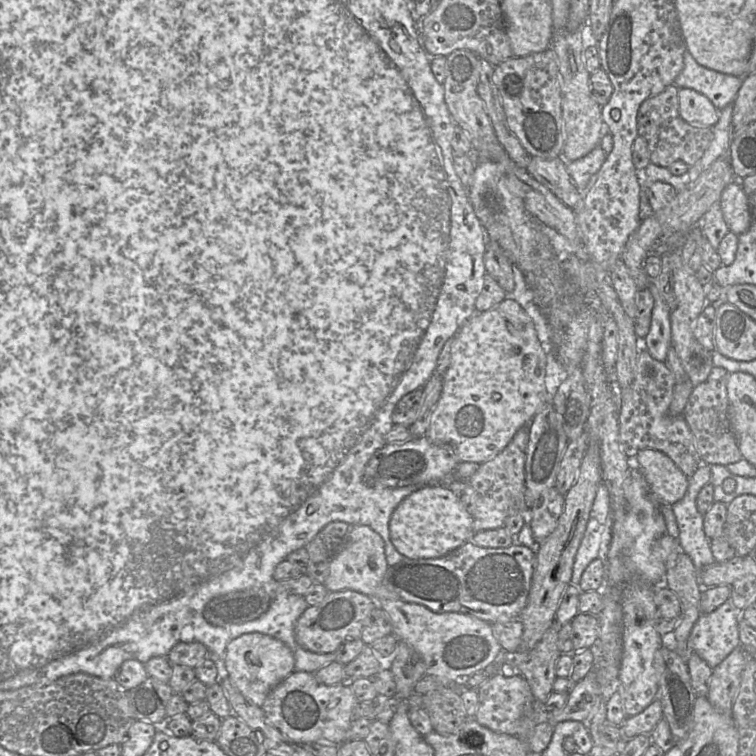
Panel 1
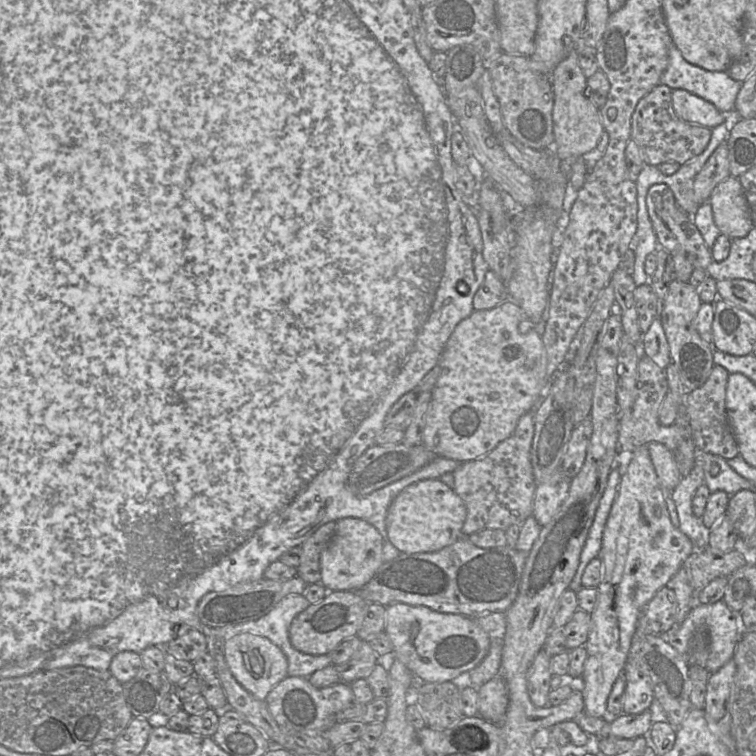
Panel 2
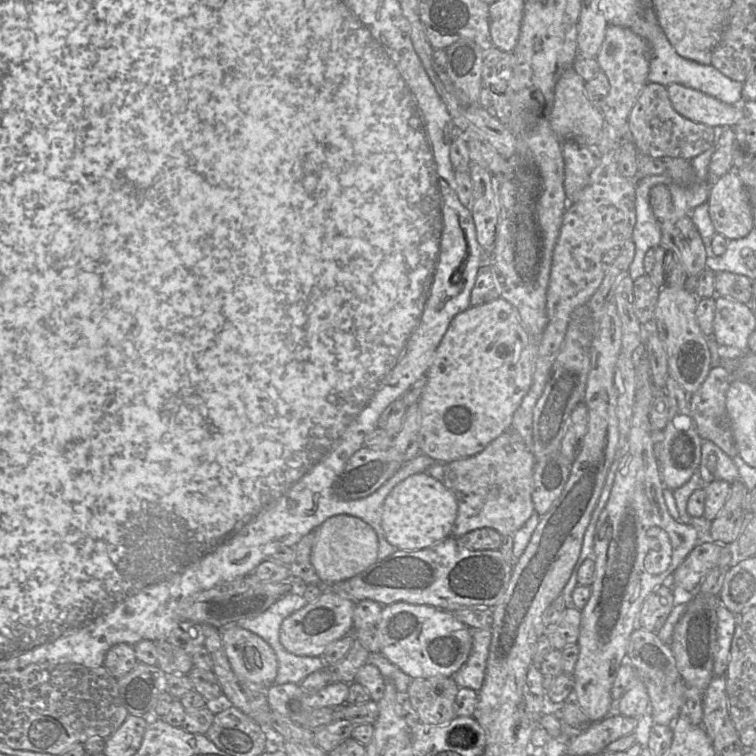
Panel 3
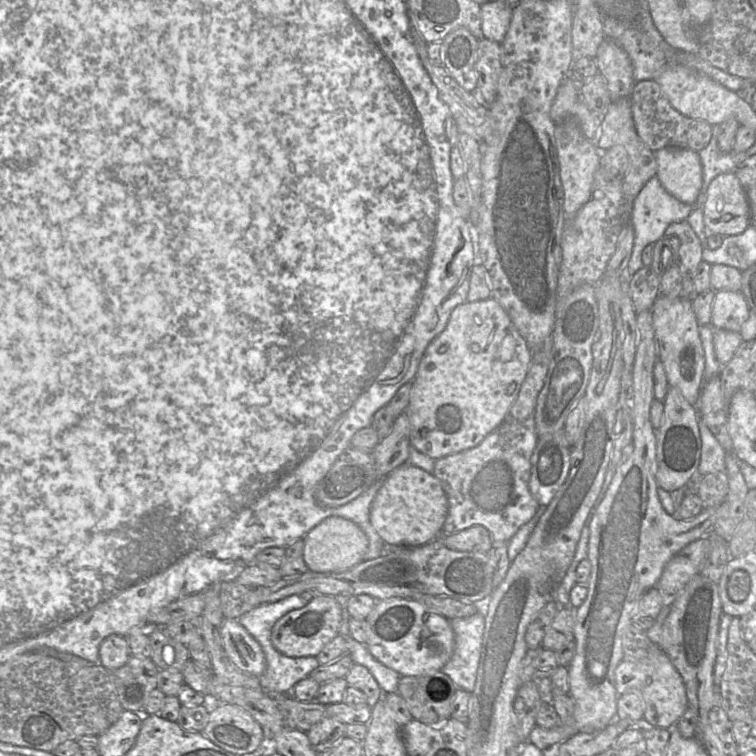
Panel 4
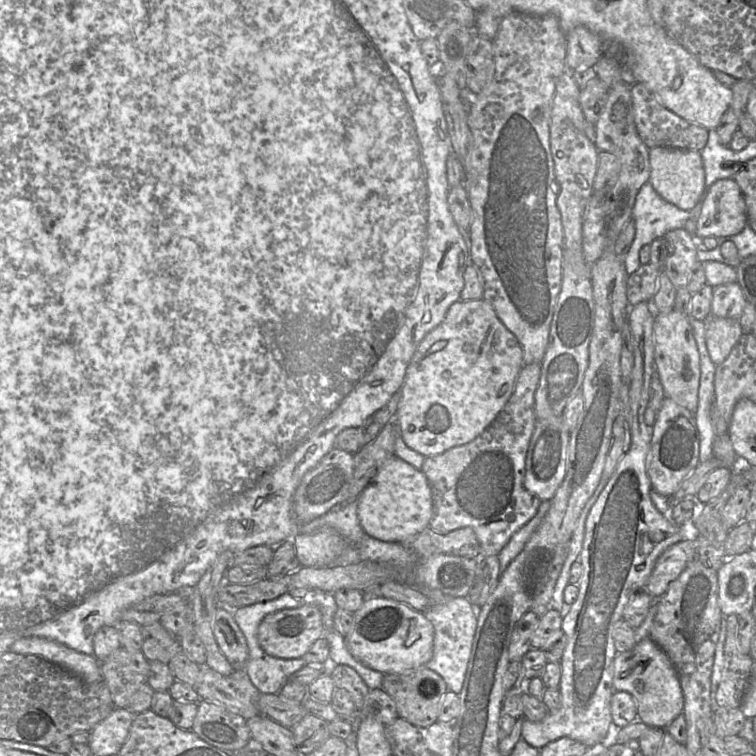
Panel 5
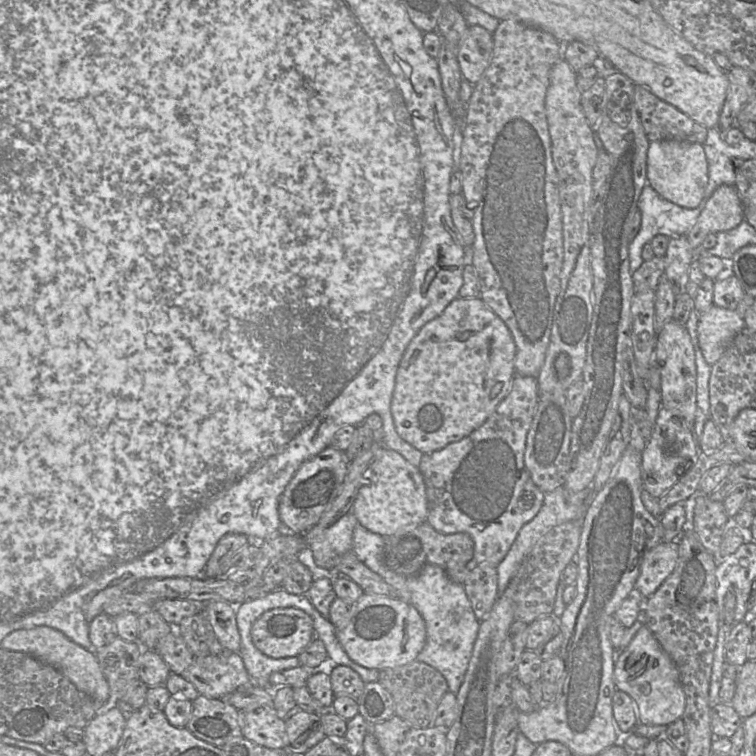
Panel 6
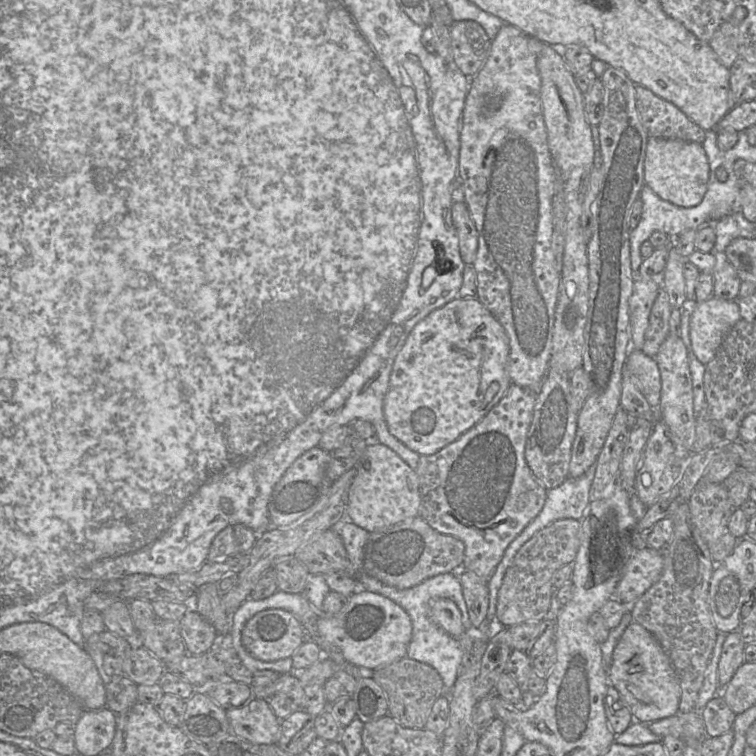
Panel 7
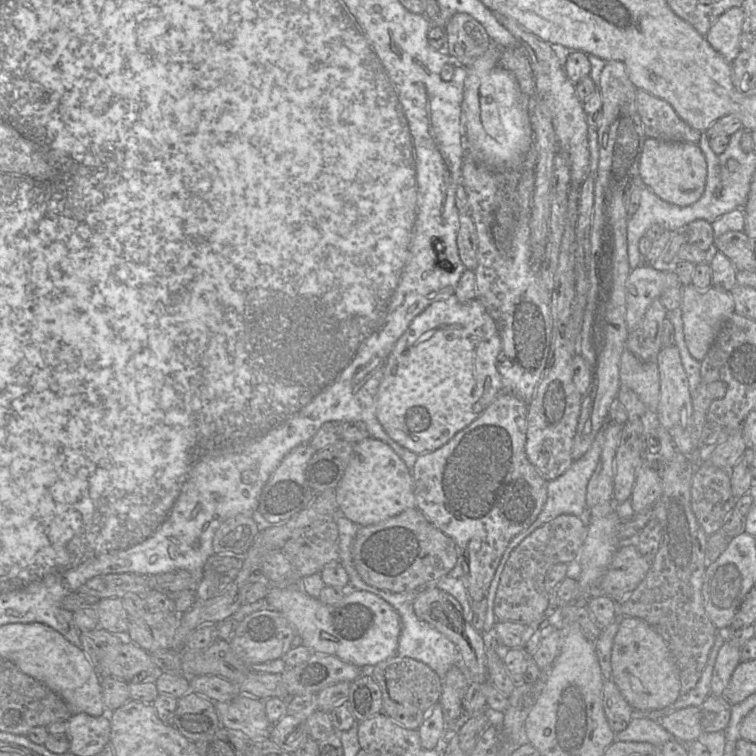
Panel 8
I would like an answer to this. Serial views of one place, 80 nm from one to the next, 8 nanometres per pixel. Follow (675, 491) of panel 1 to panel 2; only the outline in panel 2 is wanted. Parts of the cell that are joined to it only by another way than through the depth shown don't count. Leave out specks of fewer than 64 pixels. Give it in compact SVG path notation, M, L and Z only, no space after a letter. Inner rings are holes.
M653 441L647 444L658 482L662 489L670 493L683 478L673 453L663 444Z

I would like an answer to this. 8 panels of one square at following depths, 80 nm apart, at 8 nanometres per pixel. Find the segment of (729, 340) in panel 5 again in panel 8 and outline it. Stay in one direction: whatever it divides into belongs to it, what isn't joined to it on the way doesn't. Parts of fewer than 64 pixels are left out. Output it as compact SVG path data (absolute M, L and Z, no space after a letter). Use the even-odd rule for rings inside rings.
M690 284L682 288L680 310L686 346L694 359L702 361L724 320L735 312L734 300L730 291L725 289L711 285L705 290L698 290L693 284Z

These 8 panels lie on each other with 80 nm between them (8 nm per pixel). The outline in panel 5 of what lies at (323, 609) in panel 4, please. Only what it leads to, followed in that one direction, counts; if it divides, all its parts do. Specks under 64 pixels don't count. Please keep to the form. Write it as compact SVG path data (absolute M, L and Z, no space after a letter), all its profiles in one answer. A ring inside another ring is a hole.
M305 603L298 608L283 609L265 616L258 628L258 642L263 651L275 658L302 657L324 634L322 615L318 607Z

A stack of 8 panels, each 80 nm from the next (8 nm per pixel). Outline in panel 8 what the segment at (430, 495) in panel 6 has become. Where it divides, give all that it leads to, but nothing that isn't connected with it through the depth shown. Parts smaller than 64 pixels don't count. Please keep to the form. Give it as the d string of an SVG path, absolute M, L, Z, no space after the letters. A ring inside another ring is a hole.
M502 391L484 413L440 448L419 454L412 470L416 507L457 544L469 599L486 599L495 571L510 541L538 517L547 499L546 481L527 457L528 403Z

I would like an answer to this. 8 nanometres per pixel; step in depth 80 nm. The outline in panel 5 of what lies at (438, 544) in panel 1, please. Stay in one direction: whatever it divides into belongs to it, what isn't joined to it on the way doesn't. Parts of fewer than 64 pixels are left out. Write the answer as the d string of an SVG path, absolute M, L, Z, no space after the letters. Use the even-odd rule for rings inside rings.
M396 455L384 463L357 501L364 532L386 542L403 542L417 535L429 527L433 515L432 492L425 474Z

